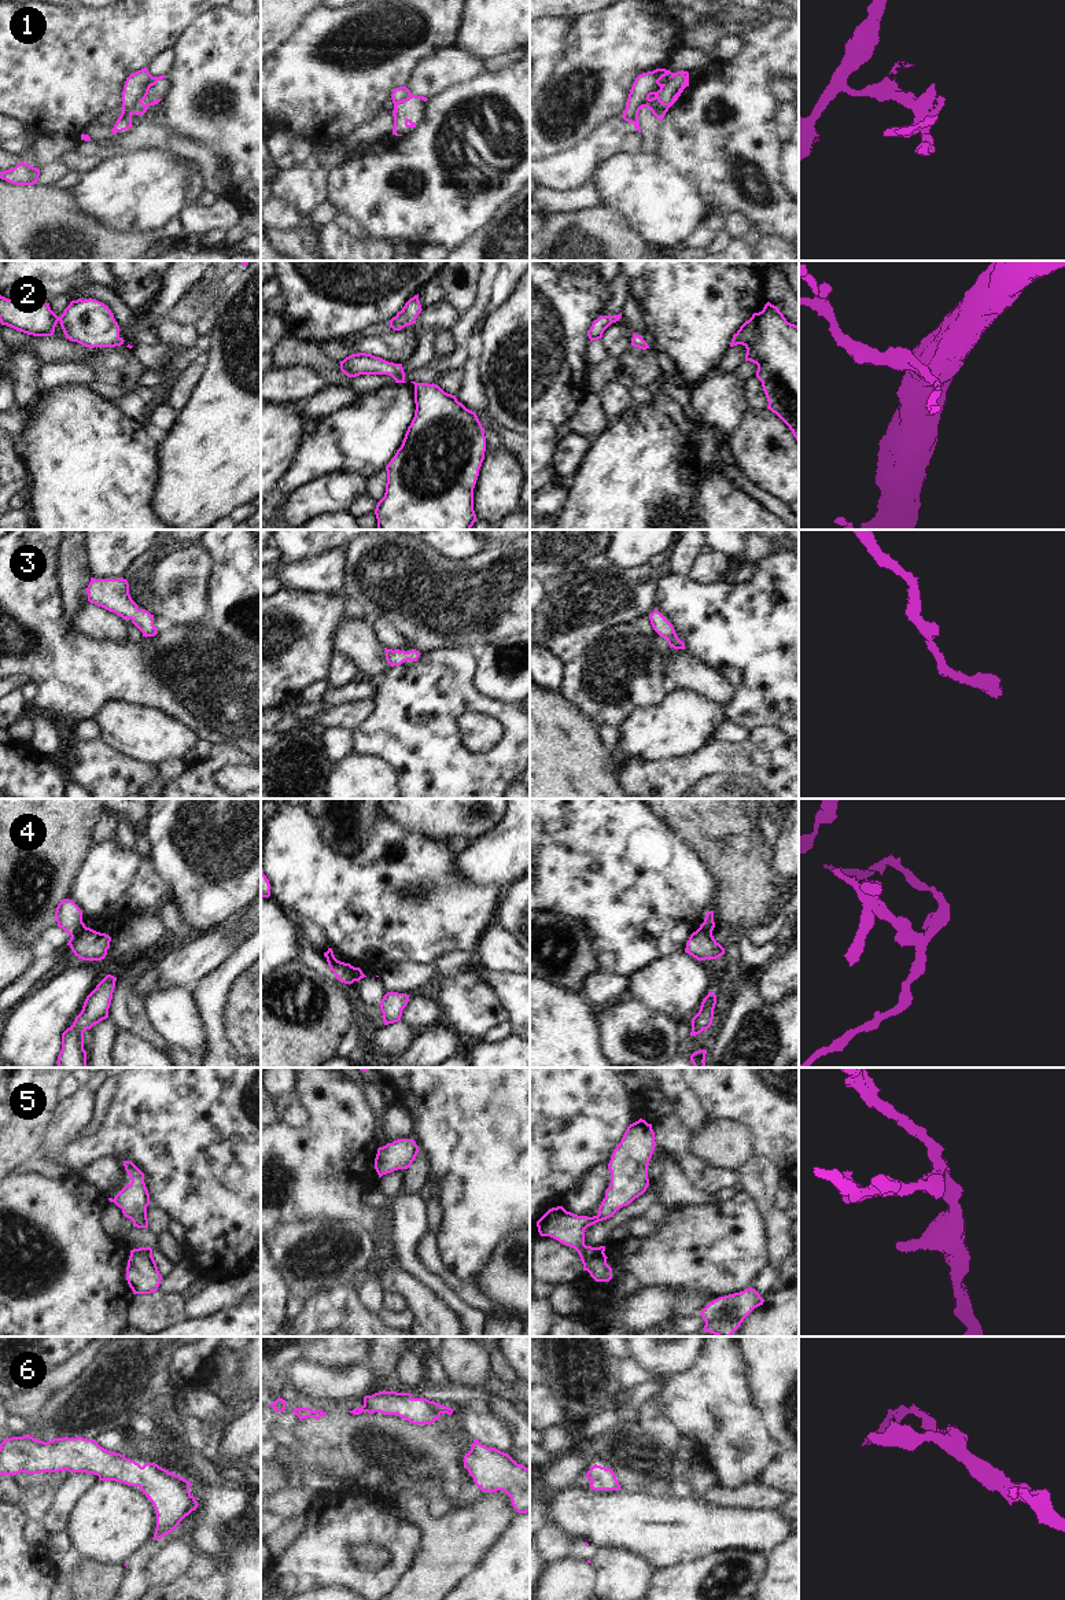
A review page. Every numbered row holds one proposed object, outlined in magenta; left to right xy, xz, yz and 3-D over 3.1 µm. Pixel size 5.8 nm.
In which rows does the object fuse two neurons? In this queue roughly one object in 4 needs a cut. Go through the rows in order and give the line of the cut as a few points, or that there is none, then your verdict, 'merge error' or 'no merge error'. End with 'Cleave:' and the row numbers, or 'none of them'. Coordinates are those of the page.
1: no cut | no merge error
2: no cut | no merge error
3: no cut | no merge error
4: xy (85, 926), (81, 932), (72, 936) | merge error
5: no cut | no merge error
6: no cut | no merge error
Cleave: 4

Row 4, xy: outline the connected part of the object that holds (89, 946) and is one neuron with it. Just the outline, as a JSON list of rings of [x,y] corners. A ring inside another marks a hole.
[[[85,928],[82,933],[73,934],[67,945],[82,961],[102,961],[107,955],[110,941],[108,934]]]

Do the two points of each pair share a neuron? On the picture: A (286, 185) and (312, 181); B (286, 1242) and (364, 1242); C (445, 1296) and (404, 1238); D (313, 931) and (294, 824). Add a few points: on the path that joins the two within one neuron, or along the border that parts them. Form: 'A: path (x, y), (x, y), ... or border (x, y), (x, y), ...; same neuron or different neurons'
A: path (293, 185), (305, 185); same neuron
B: path (305, 1242), (313, 1235), (342, 1235), (345, 1238); same neuron
C: path (431, 1280), (405, 1253); same neuron
D: border (291, 914), (313, 921), (330, 947); different neurons

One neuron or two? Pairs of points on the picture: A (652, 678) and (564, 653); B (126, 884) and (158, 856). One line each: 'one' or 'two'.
A: two
B: two

